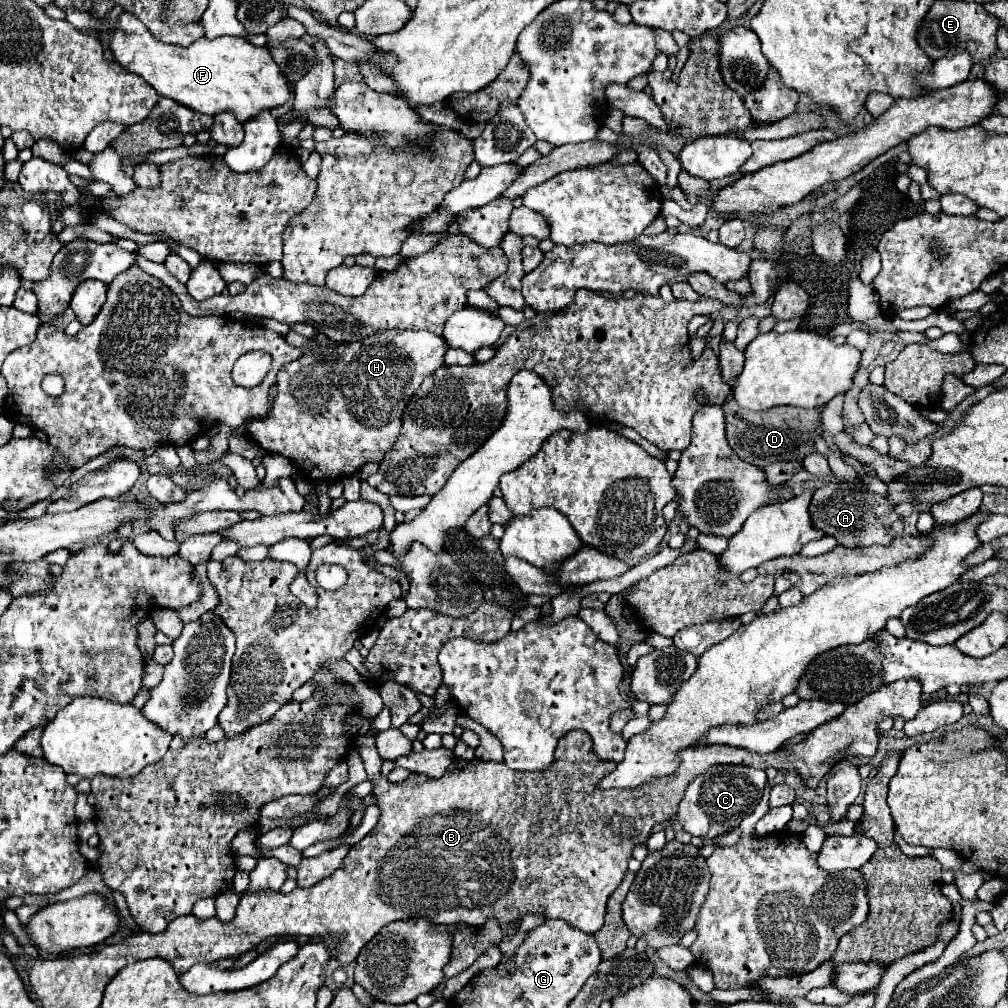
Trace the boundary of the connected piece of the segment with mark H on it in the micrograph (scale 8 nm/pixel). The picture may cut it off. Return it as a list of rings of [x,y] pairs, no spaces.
[[[388,329],[354,343],[332,343],[324,333],[318,333],[300,359],[286,363],[278,371],[278,395],[272,401],[272,409],[264,419],[252,419],[248,423],[248,435],[262,449],[298,461],[304,475],[314,479],[348,477],[364,463],[380,461],[394,445],[402,427],[404,407],[424,377],[444,365],[446,351],[448,347],[444,347],[440,335],[414,329]]]

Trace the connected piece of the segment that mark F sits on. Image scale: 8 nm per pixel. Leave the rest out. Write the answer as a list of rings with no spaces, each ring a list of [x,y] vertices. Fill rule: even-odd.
[[[122,11],[116,27],[106,27],[102,17],[96,17],[94,21],[96,37],[110,47],[114,61],[124,71],[140,75],[162,97],[170,97],[198,113],[216,115],[230,111],[244,123],[264,109],[284,105],[290,97],[292,87],[272,61],[268,47],[256,47],[246,39],[236,37],[198,39],[188,47],[160,43],[160,39],[156,39],[136,15],[128,15],[128,11]]]

